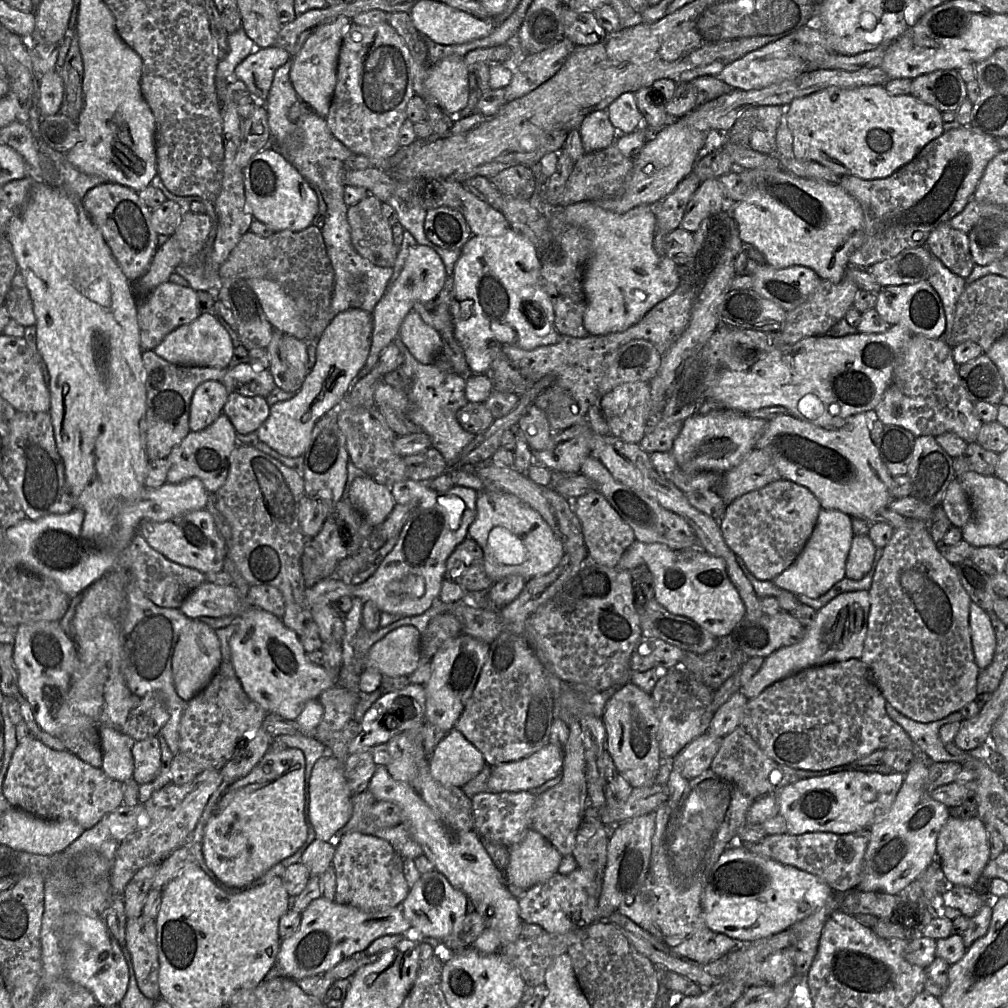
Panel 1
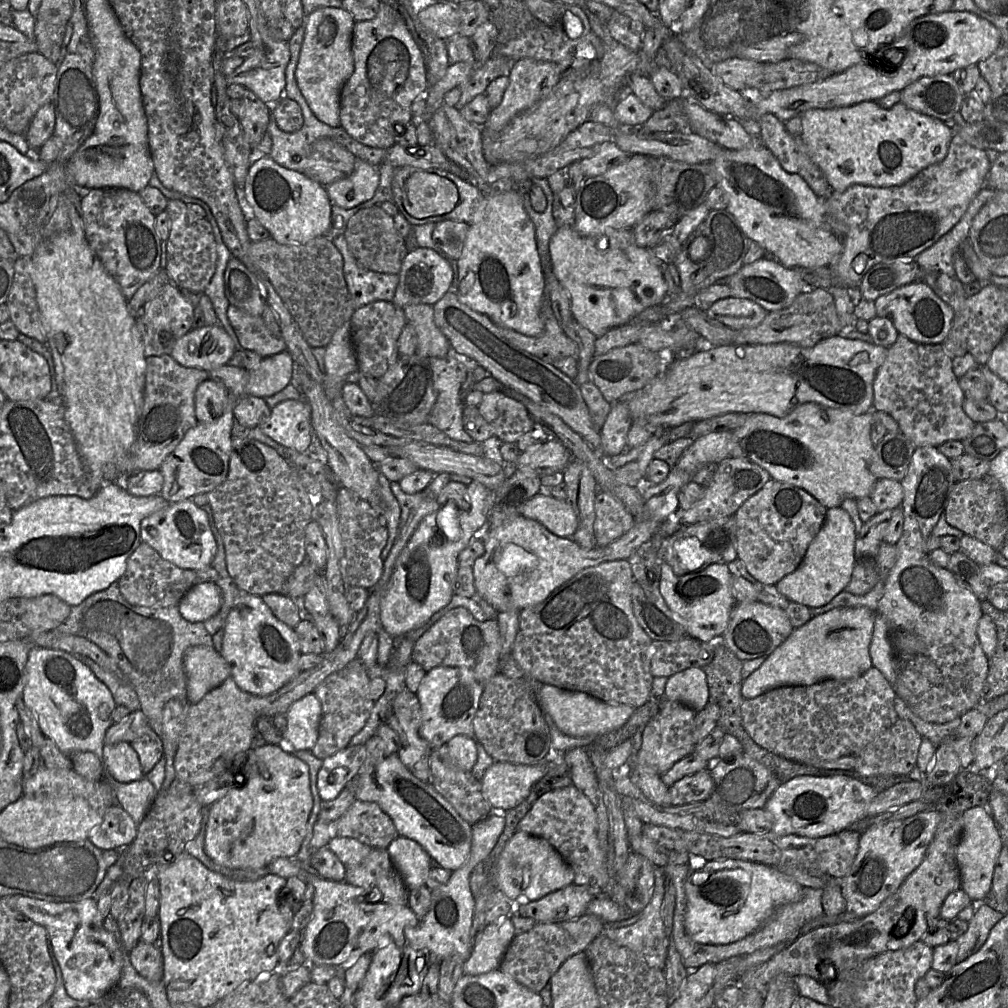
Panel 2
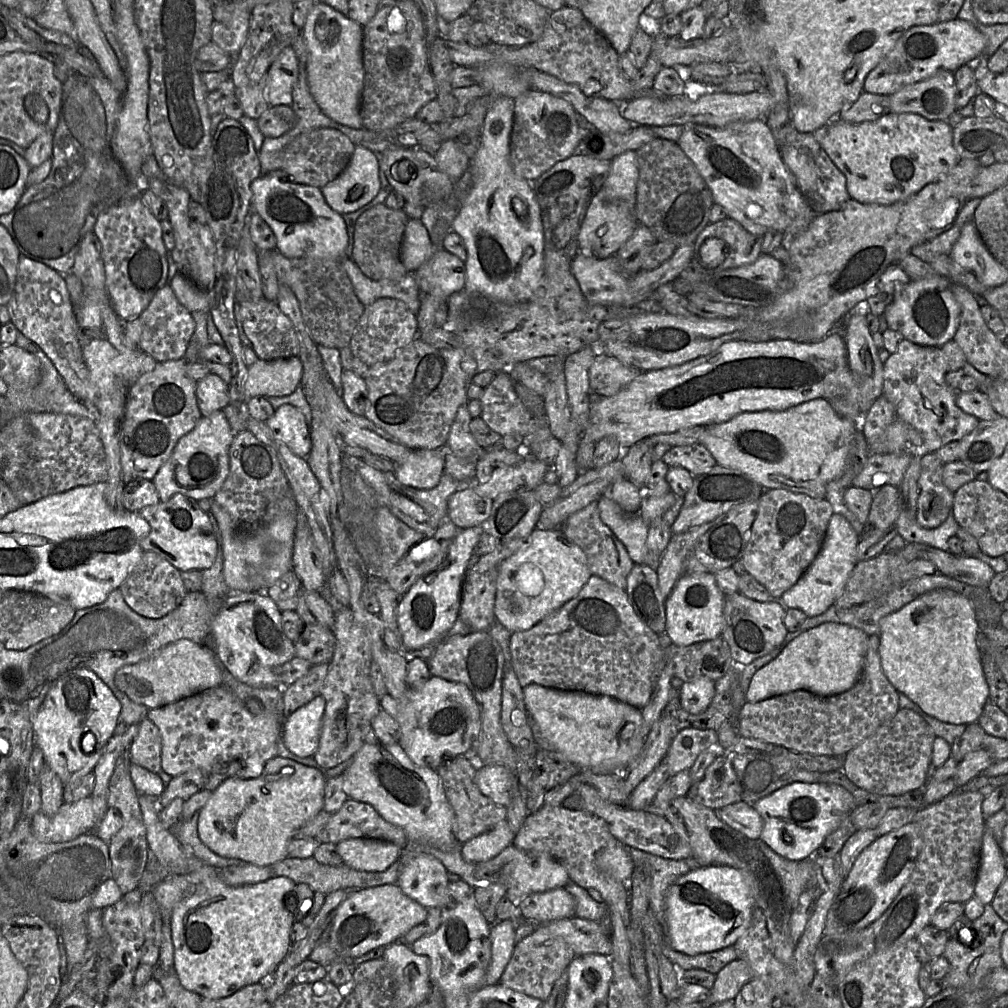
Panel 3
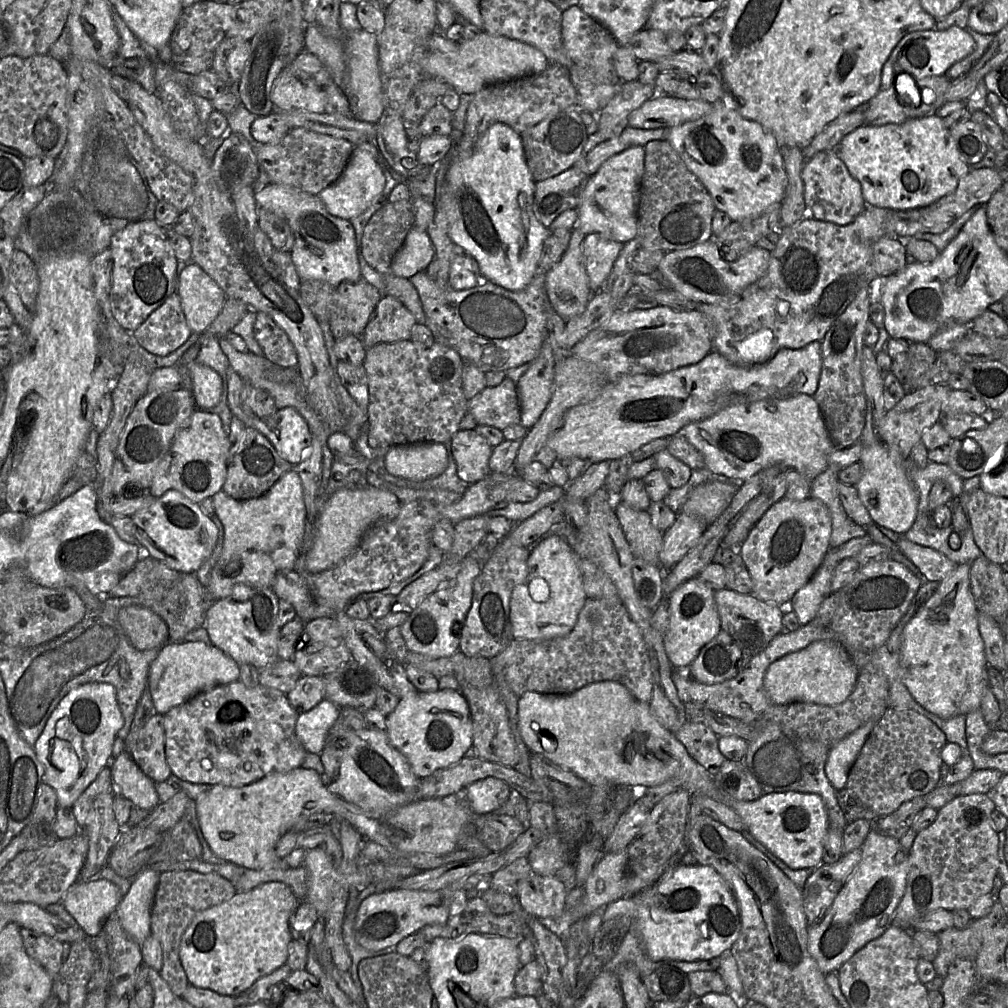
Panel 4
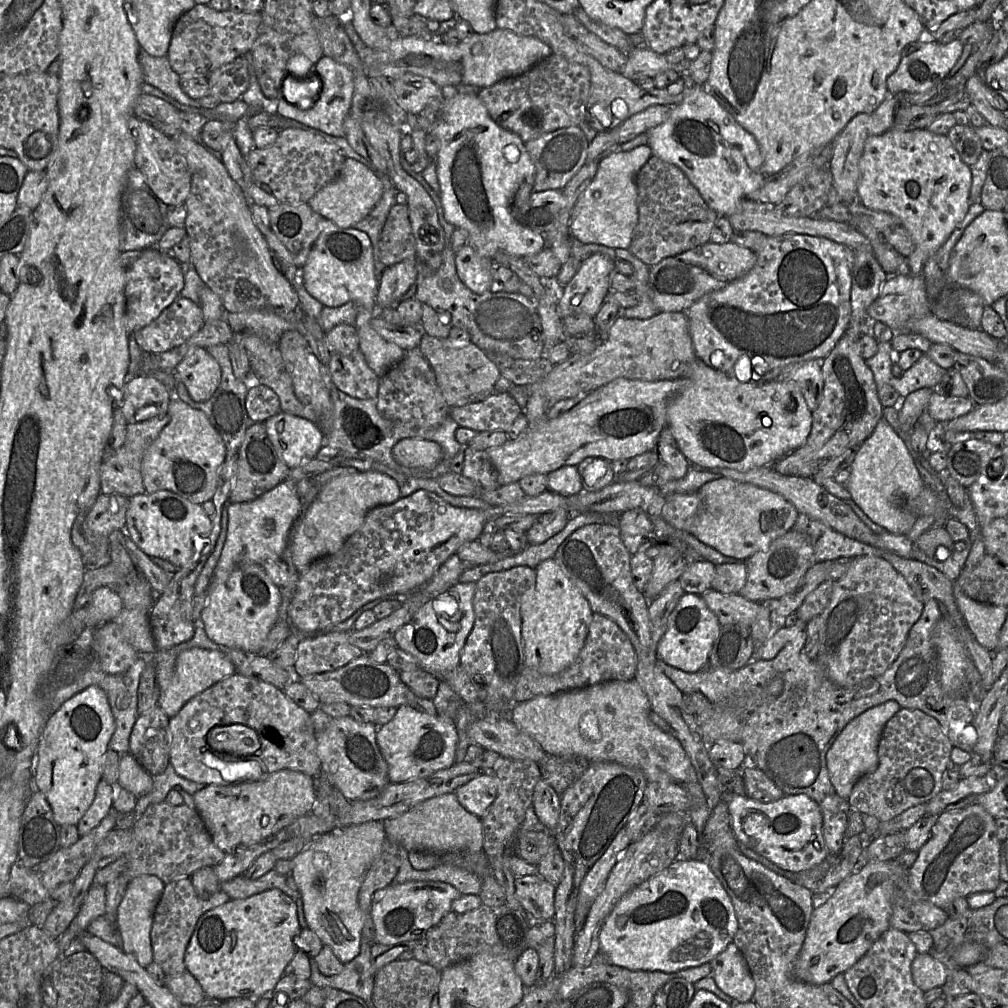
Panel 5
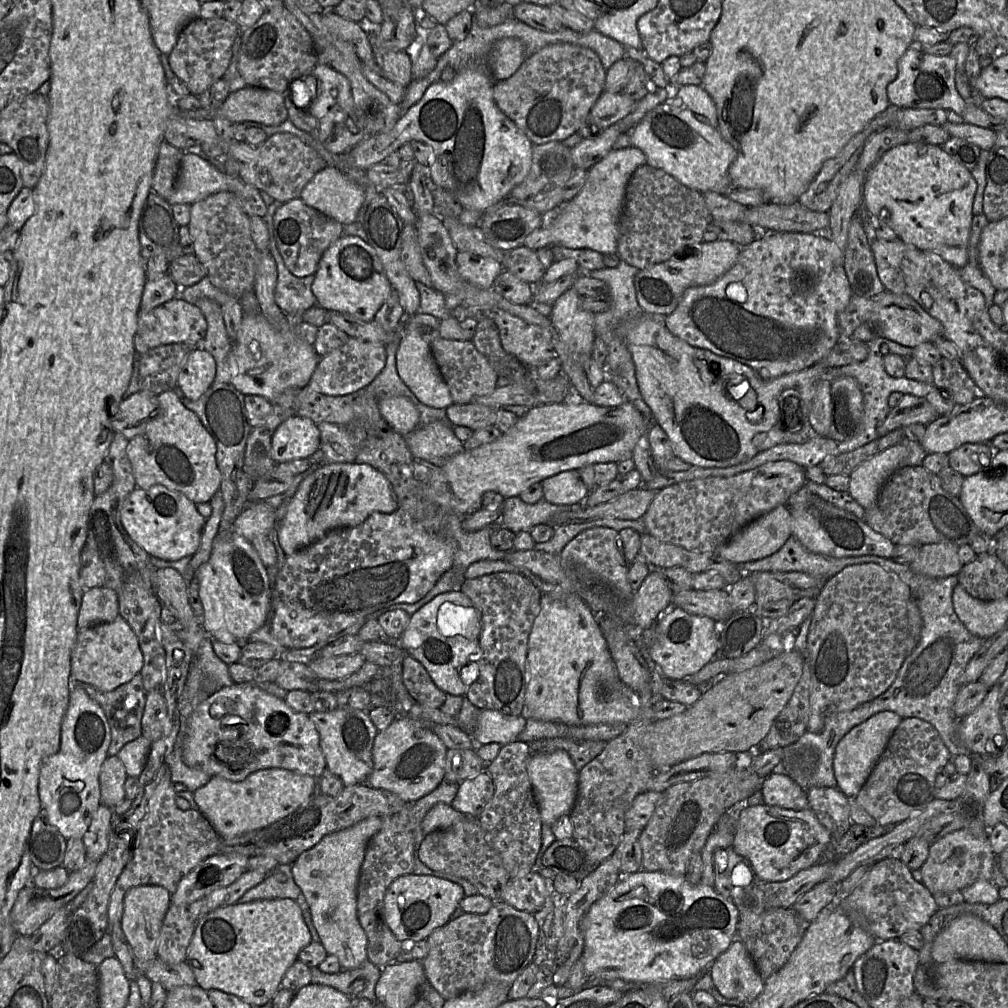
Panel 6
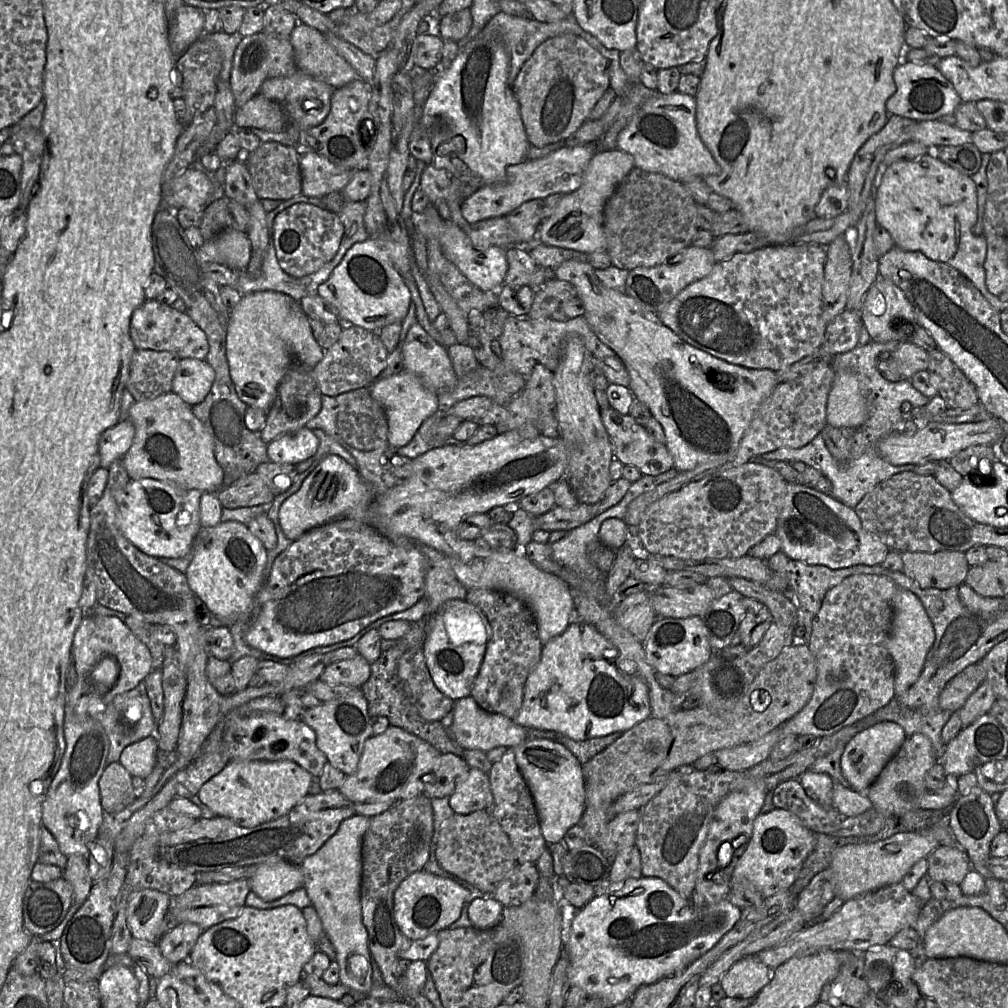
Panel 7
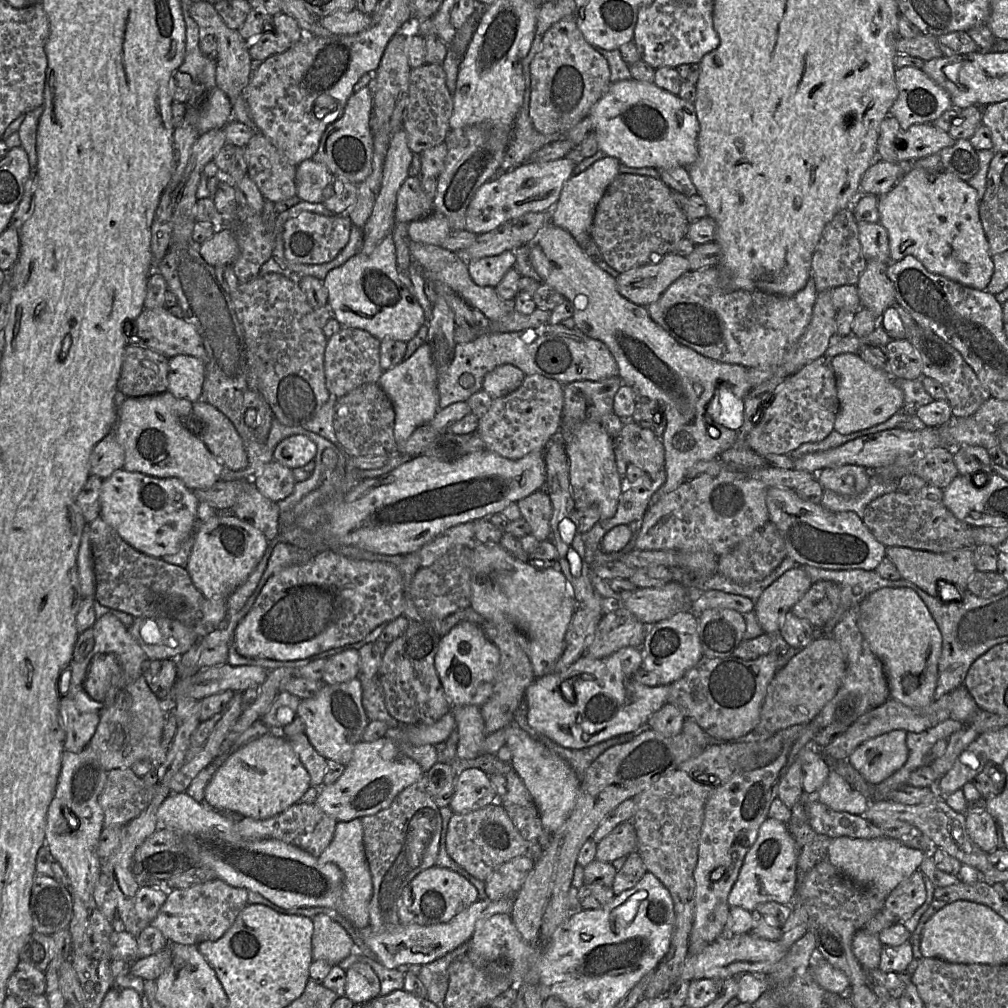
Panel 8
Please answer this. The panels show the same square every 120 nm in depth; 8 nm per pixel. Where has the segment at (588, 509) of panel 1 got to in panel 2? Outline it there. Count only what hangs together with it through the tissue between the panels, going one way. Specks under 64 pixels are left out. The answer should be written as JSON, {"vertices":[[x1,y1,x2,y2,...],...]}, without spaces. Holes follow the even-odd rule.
{"vertices":[[607,492,596,494,595,514,595,547,608,546,634,526,633,514,620,499]]}

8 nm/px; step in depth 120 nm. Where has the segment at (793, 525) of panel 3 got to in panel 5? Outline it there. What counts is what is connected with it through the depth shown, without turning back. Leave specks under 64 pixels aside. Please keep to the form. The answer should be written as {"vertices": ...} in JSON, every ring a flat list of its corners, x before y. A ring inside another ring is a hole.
{"vertices":[[792,527,772,541,766,550,759,551,746,560,747,581,739,594,757,603,775,602,795,589,815,563,810,540,803,532]]}

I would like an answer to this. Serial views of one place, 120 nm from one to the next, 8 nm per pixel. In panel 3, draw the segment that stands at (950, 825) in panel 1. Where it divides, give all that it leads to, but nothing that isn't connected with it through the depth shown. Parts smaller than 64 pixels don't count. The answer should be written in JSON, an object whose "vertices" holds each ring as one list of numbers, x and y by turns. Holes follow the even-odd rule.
{"vertices":[[985,828,974,897,982,904,991,904,1006,871,1004,854,994,836]]}

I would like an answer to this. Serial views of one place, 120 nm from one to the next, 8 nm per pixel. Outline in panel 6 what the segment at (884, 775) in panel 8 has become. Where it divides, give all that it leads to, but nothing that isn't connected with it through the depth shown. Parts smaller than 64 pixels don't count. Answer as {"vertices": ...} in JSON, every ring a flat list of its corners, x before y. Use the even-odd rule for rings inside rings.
{"vertices":[[879,712,852,728,839,741,835,749,833,769,837,788,847,798,854,798,858,794,901,720,902,718,895,712]]}

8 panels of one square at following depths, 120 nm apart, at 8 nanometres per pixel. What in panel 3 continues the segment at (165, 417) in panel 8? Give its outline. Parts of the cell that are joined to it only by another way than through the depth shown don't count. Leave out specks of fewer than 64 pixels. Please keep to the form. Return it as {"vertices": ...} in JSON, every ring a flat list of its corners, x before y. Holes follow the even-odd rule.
{"vertices":[[222,410,209,416,201,416,196,426,182,436,174,447,168,459,161,465,152,480,161,502,168,501,175,494,183,494,195,501,214,498,229,473,229,447,234,434]]}

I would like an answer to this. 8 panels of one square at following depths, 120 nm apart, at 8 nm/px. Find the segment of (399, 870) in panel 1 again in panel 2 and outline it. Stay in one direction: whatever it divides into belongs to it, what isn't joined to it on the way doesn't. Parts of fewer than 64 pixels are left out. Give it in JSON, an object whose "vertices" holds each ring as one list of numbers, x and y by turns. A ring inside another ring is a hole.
{"vertices":[[372,848,361,863,345,868,344,881,362,887,367,901,408,905,409,889,387,849]]}

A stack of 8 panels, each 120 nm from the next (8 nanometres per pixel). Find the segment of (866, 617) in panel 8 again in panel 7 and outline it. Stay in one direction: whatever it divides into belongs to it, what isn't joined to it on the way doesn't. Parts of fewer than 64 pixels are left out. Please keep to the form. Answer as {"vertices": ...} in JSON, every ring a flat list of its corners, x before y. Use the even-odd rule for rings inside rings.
{"vertices":[[899,588,893,598,894,618,887,647,895,665,895,696,904,694,919,678,927,654,935,641,933,624,920,599]]}

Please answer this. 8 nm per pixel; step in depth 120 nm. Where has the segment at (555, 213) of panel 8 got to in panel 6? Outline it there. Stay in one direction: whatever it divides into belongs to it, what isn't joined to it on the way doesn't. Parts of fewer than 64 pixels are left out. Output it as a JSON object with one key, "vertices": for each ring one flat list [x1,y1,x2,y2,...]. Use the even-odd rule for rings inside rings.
{"vertices":[[630,146,611,150,588,171,581,191,565,203,552,219,546,217,546,223,525,238,524,246,534,251,563,246,571,249,588,248,603,255,617,253,618,222,624,207,626,187,633,172,646,163,646,156,639,148]]}

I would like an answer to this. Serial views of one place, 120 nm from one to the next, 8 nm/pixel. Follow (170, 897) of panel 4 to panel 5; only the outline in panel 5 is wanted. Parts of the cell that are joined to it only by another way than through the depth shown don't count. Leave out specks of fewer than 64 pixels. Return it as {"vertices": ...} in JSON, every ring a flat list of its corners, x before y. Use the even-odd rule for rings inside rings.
{"vertices":[[190,877,165,884,154,913,151,941,154,961,162,968,167,977,176,977,186,971,186,950,200,917,230,900,231,898,221,889,209,899,201,899,196,894]]}

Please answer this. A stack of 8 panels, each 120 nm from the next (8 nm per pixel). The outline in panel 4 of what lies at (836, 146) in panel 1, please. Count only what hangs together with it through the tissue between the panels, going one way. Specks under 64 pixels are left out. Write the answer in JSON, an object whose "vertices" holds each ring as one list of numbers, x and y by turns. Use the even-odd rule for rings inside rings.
{"vertices":[[937,115,884,125,863,124,836,148,838,157,861,185,866,203,896,210,927,207,954,191,970,165,958,151,950,129]]}

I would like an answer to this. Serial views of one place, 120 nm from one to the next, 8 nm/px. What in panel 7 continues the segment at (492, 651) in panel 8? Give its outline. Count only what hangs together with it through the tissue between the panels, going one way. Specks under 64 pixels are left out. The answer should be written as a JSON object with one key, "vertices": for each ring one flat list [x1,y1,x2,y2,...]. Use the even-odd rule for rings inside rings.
{"vertices":[[452,599,428,615,428,632,422,645,426,664,437,689,452,700,468,697,479,673,489,638,478,608,466,599]]}

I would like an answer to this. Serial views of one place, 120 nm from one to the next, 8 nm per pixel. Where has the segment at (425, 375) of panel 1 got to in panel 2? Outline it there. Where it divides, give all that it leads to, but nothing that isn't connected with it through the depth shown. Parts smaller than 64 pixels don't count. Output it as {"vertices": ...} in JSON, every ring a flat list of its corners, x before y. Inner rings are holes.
{"vertices":[[451,351,450,355,443,358,431,357,430,362,437,400,428,423,450,439,463,443,474,442,465,431,462,421,464,403,461,388,466,380,466,363,451,354]]}

